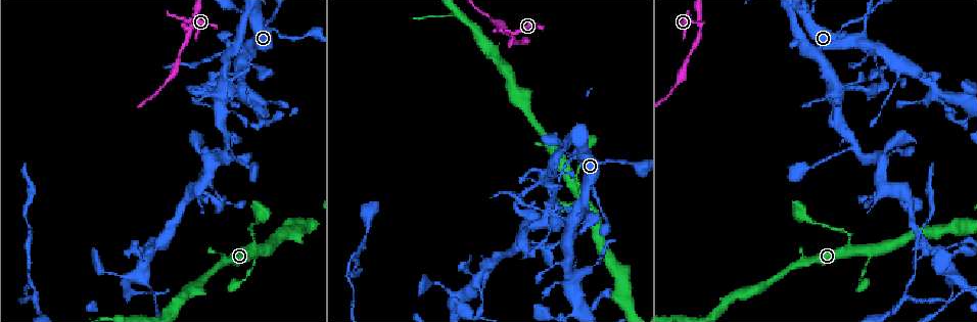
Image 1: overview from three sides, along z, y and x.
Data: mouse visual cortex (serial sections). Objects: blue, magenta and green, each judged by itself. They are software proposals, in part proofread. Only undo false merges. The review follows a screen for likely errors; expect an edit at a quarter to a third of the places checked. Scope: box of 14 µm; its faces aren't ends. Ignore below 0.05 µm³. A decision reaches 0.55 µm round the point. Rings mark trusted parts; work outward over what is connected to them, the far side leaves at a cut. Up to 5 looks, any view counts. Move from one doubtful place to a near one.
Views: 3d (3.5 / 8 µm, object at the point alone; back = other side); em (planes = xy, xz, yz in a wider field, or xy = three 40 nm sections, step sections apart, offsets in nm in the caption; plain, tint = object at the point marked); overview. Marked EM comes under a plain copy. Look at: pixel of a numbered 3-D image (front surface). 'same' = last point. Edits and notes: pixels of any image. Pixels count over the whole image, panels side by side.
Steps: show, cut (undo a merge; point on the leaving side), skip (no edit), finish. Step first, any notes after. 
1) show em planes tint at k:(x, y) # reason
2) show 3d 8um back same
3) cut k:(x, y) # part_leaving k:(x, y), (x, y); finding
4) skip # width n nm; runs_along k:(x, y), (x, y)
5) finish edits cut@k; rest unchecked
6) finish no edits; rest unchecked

show em xy step 1 tint at 1:(185, 25) # three arms meet

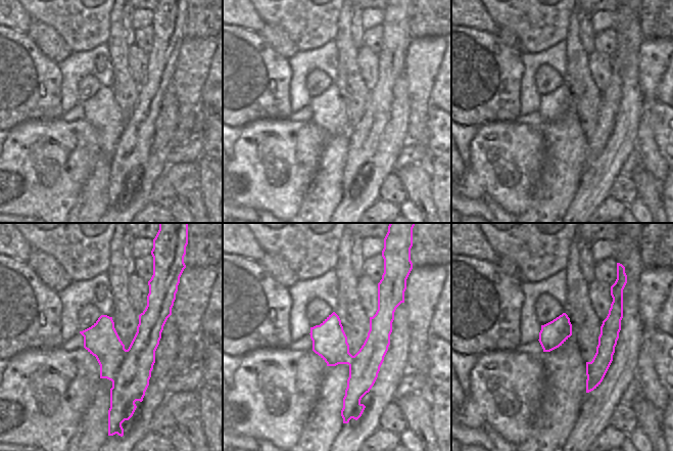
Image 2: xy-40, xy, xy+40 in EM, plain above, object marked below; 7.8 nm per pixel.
show 3d 3.5um same # see where the arms go

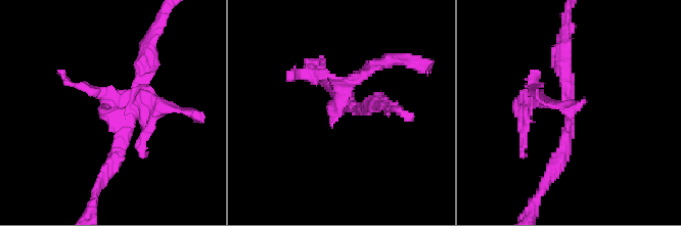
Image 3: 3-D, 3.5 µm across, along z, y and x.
skip # width 280 nm; runs_along 3:(524, 100), (569, 109), (555, 169); continuous, no second cell

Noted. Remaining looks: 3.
show 3d 3.5um back at 1:(594, 188) # sudden change in width

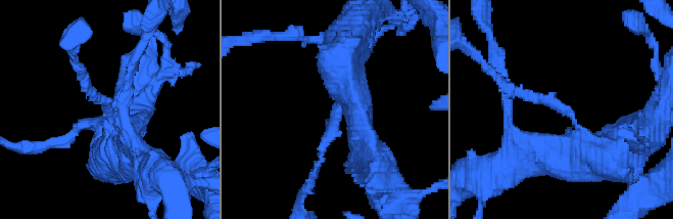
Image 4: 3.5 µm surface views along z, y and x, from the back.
show em xy step 2 tint at 4:(109, 112) # arm_widths 150, 500 nm

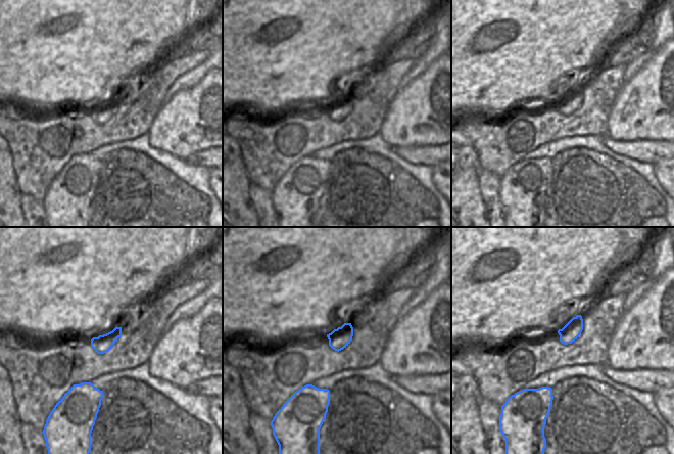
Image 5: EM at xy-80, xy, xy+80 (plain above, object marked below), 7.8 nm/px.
skip # runs_along 4:(625, 145), (602, 155), (568, 114), (508, 86); one cell here

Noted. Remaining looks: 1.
finish no edits; rest unchecked

